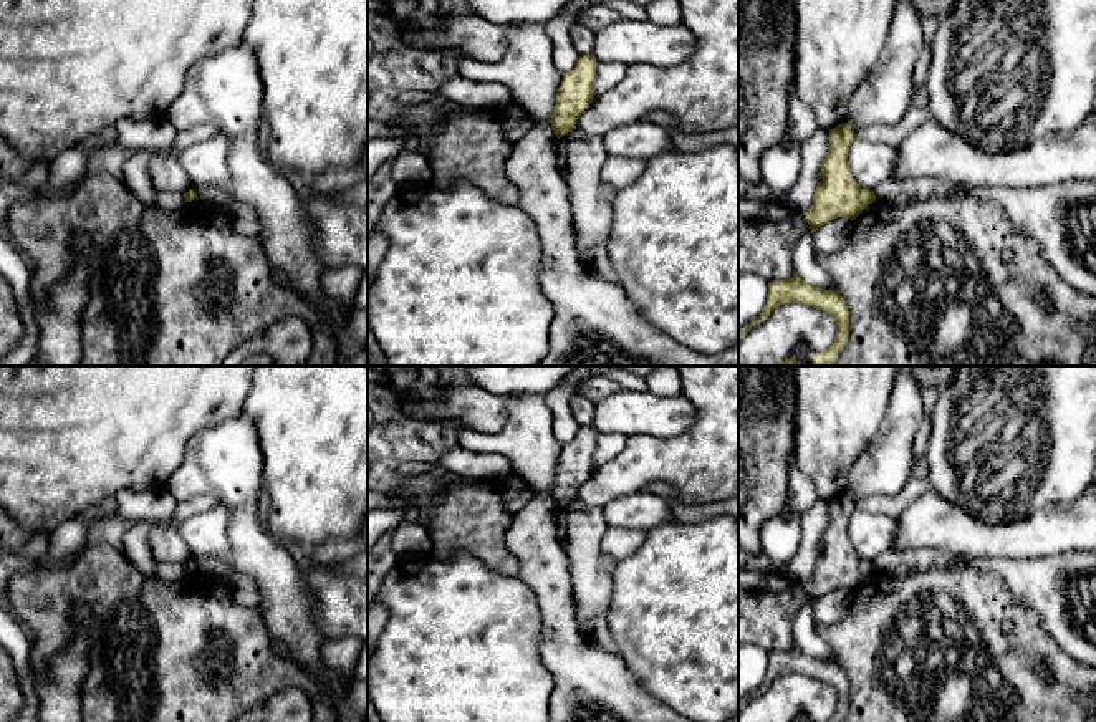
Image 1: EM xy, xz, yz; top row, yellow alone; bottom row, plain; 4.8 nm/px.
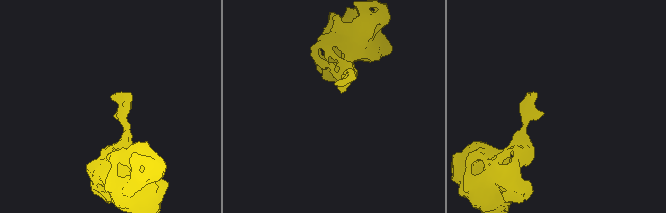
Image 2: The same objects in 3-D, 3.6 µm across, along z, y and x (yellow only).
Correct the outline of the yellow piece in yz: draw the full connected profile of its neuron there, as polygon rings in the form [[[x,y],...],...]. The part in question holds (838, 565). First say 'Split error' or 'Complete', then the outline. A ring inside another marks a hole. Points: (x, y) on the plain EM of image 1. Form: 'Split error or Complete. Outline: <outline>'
Complete. Outline: [[[848,493],[829,500],[829,522],[820,540],[823,551],[816,556],[813,576],[803,585],[811,604],[838,588],[854,591],[876,573],[874,561],[863,560],[849,543],[848,527],[854,512]]]

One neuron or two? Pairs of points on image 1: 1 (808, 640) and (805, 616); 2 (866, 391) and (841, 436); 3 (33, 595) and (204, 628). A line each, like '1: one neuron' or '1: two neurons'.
1: one neuron
2: one neuron
3: one neuron

